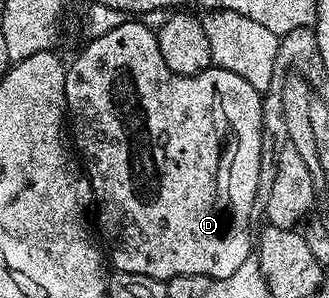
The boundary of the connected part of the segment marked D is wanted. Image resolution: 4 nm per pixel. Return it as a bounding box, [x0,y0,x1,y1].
[65,19,263,281]

